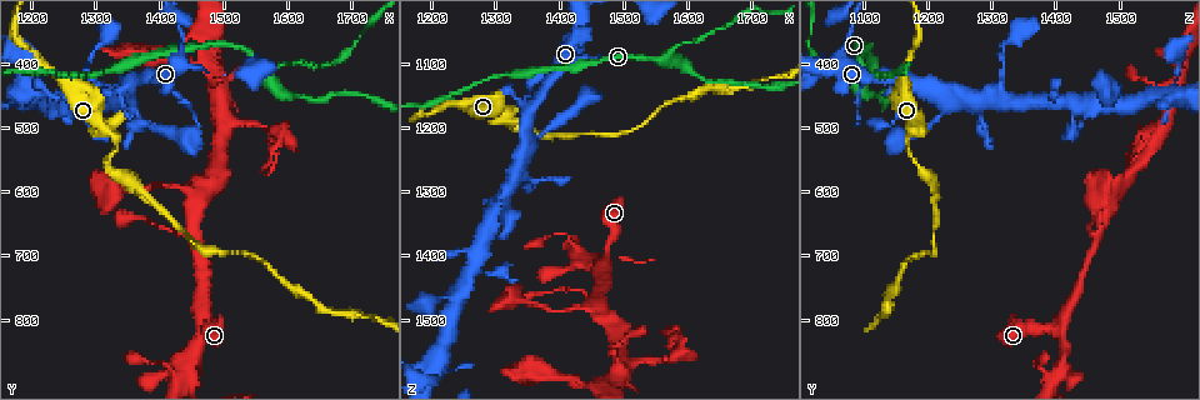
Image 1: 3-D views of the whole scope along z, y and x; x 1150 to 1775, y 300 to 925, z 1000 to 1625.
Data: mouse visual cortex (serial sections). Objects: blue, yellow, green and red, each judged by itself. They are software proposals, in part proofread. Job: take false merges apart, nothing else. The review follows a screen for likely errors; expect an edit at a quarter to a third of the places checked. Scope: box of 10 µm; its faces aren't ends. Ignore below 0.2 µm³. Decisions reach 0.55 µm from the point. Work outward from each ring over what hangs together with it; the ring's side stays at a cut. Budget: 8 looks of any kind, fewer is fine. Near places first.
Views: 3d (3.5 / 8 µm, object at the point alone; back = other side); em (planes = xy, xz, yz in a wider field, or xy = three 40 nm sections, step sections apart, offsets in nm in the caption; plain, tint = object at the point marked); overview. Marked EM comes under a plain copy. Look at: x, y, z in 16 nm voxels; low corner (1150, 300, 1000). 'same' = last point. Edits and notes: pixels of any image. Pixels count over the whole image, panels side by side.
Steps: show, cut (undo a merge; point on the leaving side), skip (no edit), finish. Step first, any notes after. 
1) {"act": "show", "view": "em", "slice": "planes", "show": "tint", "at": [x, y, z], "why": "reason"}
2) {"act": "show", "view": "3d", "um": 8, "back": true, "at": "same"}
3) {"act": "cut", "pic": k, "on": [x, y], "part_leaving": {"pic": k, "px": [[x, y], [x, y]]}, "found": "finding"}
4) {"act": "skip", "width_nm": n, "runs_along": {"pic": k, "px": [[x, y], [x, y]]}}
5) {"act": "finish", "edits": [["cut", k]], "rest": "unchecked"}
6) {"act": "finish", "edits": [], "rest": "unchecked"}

{"act": "show", "view": "3d", "um": 3.5, "at": [1335, 535, 1165], "why": "calibre changes"}

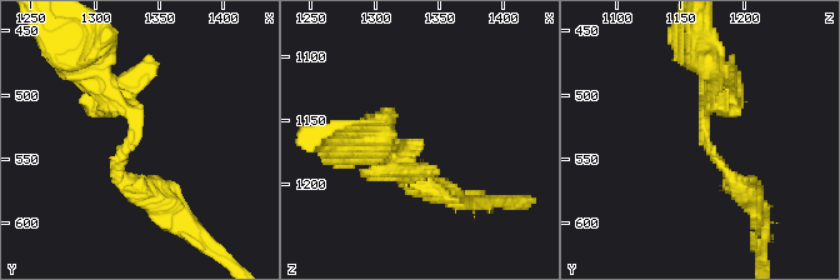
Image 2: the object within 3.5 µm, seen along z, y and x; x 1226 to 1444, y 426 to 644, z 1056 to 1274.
{"act": "show", "view": "em", "slice": "xy", "step": 5, "show": "tint", "at": [1332, 536, 1170], "arm_widths_nm": [200, 250], "why": "need the tissue"}

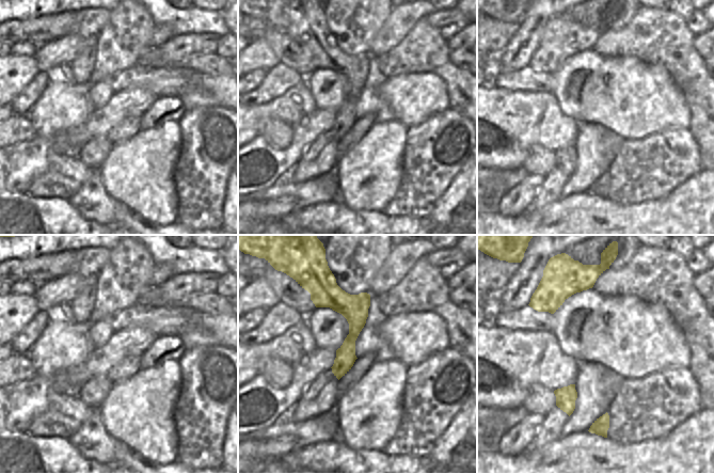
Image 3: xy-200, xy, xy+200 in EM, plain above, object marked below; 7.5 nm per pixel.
{"act": "show", "view": "em", "slice": "planes", "show": "tint", "at": "same", "why": "another direction"}

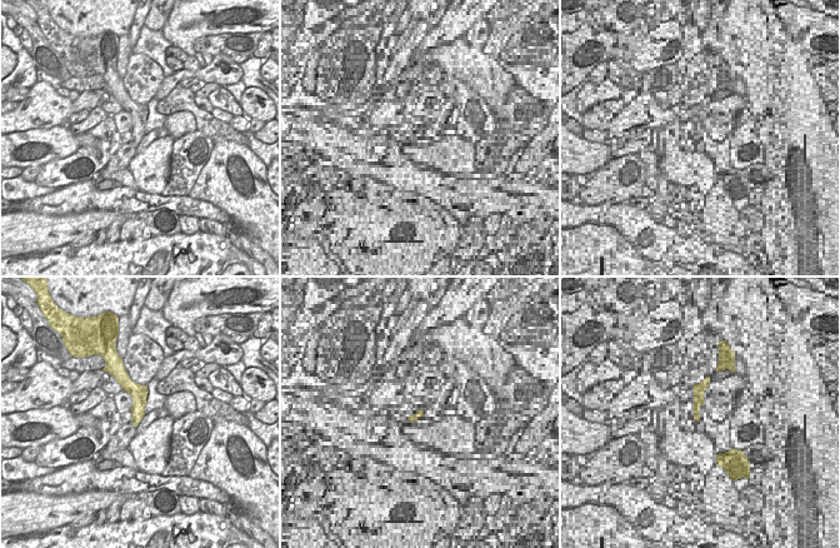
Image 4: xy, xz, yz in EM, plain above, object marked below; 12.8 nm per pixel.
{"act": "skip", "found": "continuous, no second cell"}

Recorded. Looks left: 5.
{"act": "show", "view": "em", "slice": "xy", "step": 5, "show": "tint", "at": [1560, 400, 1090]}

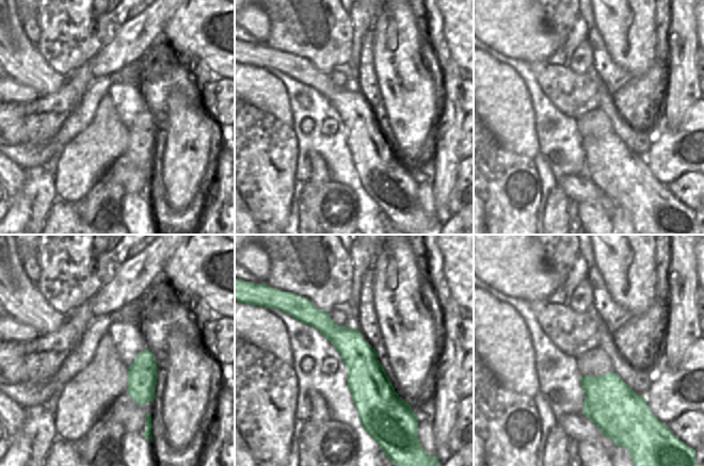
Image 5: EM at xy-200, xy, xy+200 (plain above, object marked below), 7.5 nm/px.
{"act": "show", "view": "3d", "um": 3.5, "at": "same"}

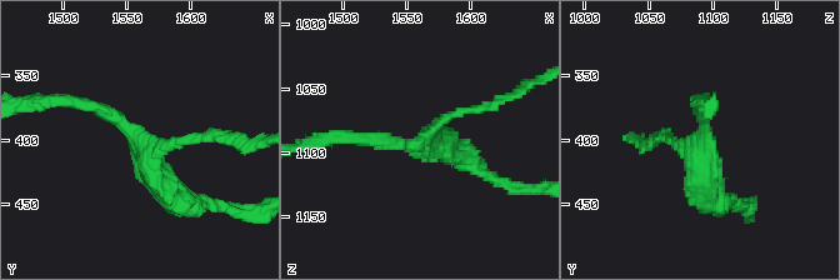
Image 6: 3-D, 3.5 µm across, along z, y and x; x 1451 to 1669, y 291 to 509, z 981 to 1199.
{"act": "skip", "width_nm": 300, "runs_along": {"pic": 6, "px": [[66, 101], [116, 118], [189, 201]]}, "found": "one cell here"}

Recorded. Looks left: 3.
{"act": "show", "view": "3d", "um": 8, "at": [1205, 445, 1580], "why": "four-way junction"}

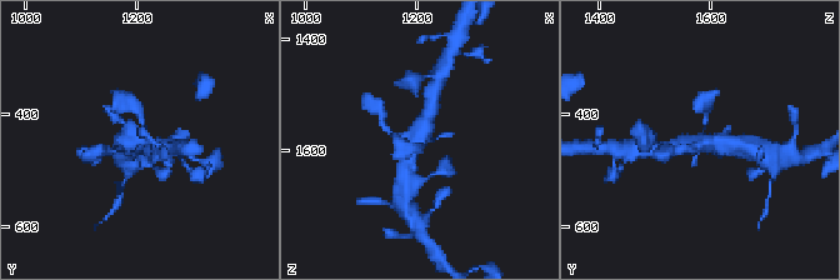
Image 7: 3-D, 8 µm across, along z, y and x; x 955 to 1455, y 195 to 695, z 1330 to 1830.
{"act": "show", "view": "3d", "um": 3.5, "at": "same"}

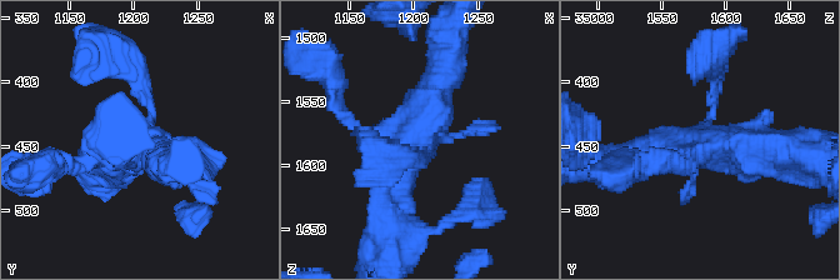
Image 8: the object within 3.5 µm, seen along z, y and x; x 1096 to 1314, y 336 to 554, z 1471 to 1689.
{"act": "show", "view": "em", "slice": "xy", "step": 1, "show": "tint", "at": [1210, 446, 1578], "why": "now the EM"}

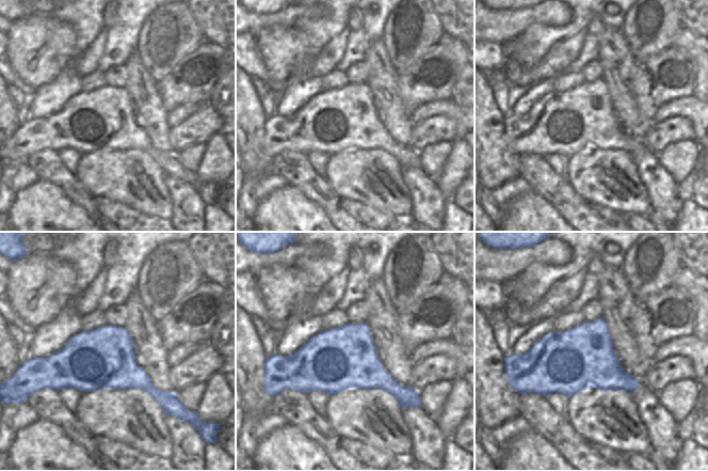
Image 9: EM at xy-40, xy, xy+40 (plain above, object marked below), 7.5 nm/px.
{"act": "skip", "runs_along": {"pic": 8, "px": [[624, 163], [695, 140], [710, 118], [714, 68]]}, "found": "continuous, no second cell"}

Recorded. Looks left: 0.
{"act": "finish", "edits": [], "rest": "unchecked"}

